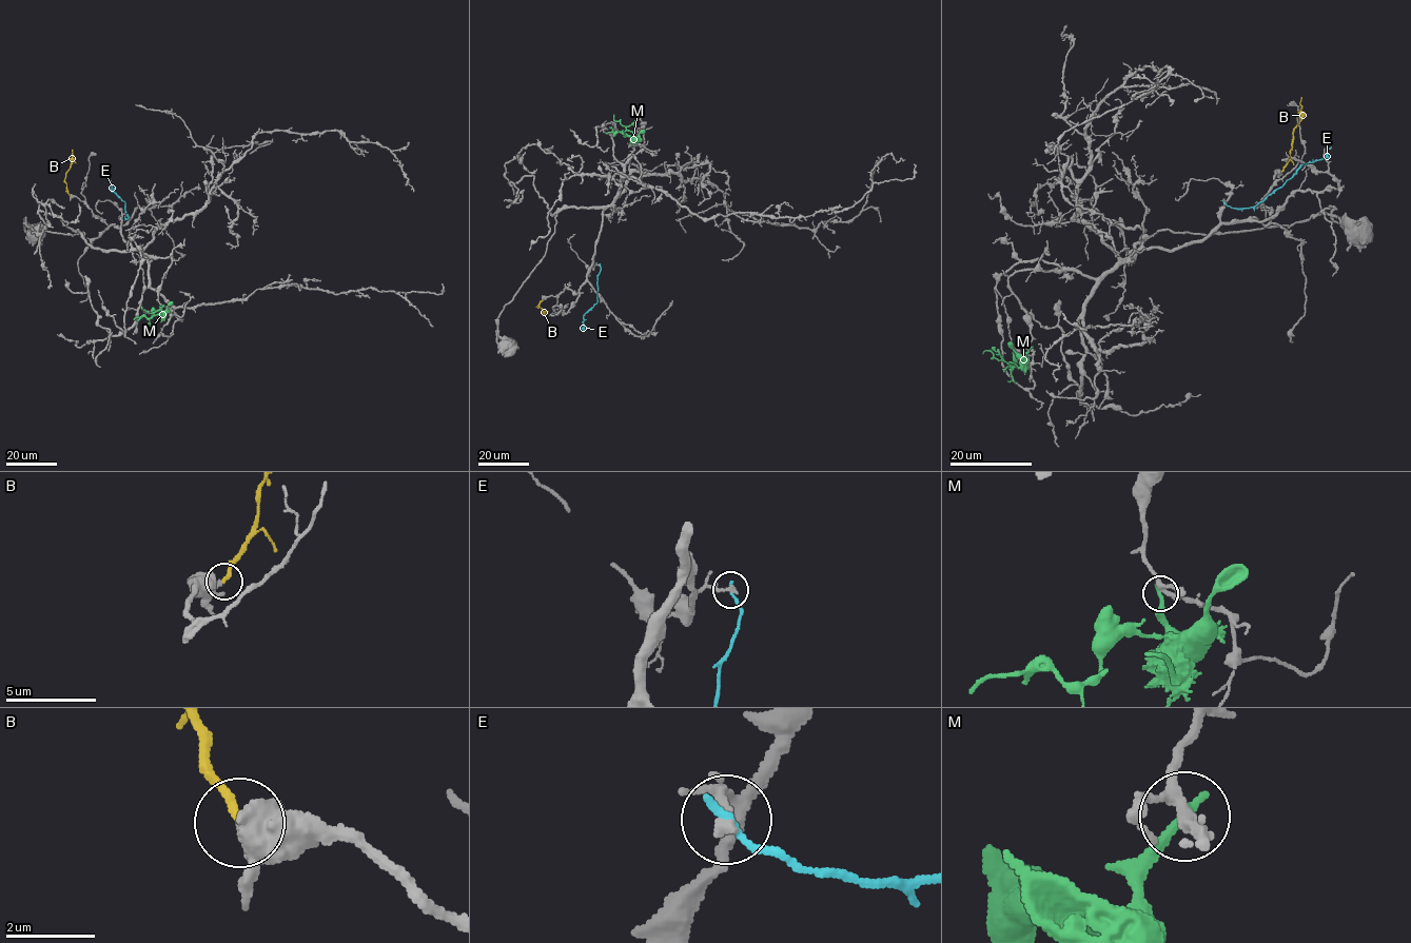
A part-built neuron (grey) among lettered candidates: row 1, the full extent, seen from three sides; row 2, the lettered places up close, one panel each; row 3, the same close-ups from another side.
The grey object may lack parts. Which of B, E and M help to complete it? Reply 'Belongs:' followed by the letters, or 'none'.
Belongs: B

